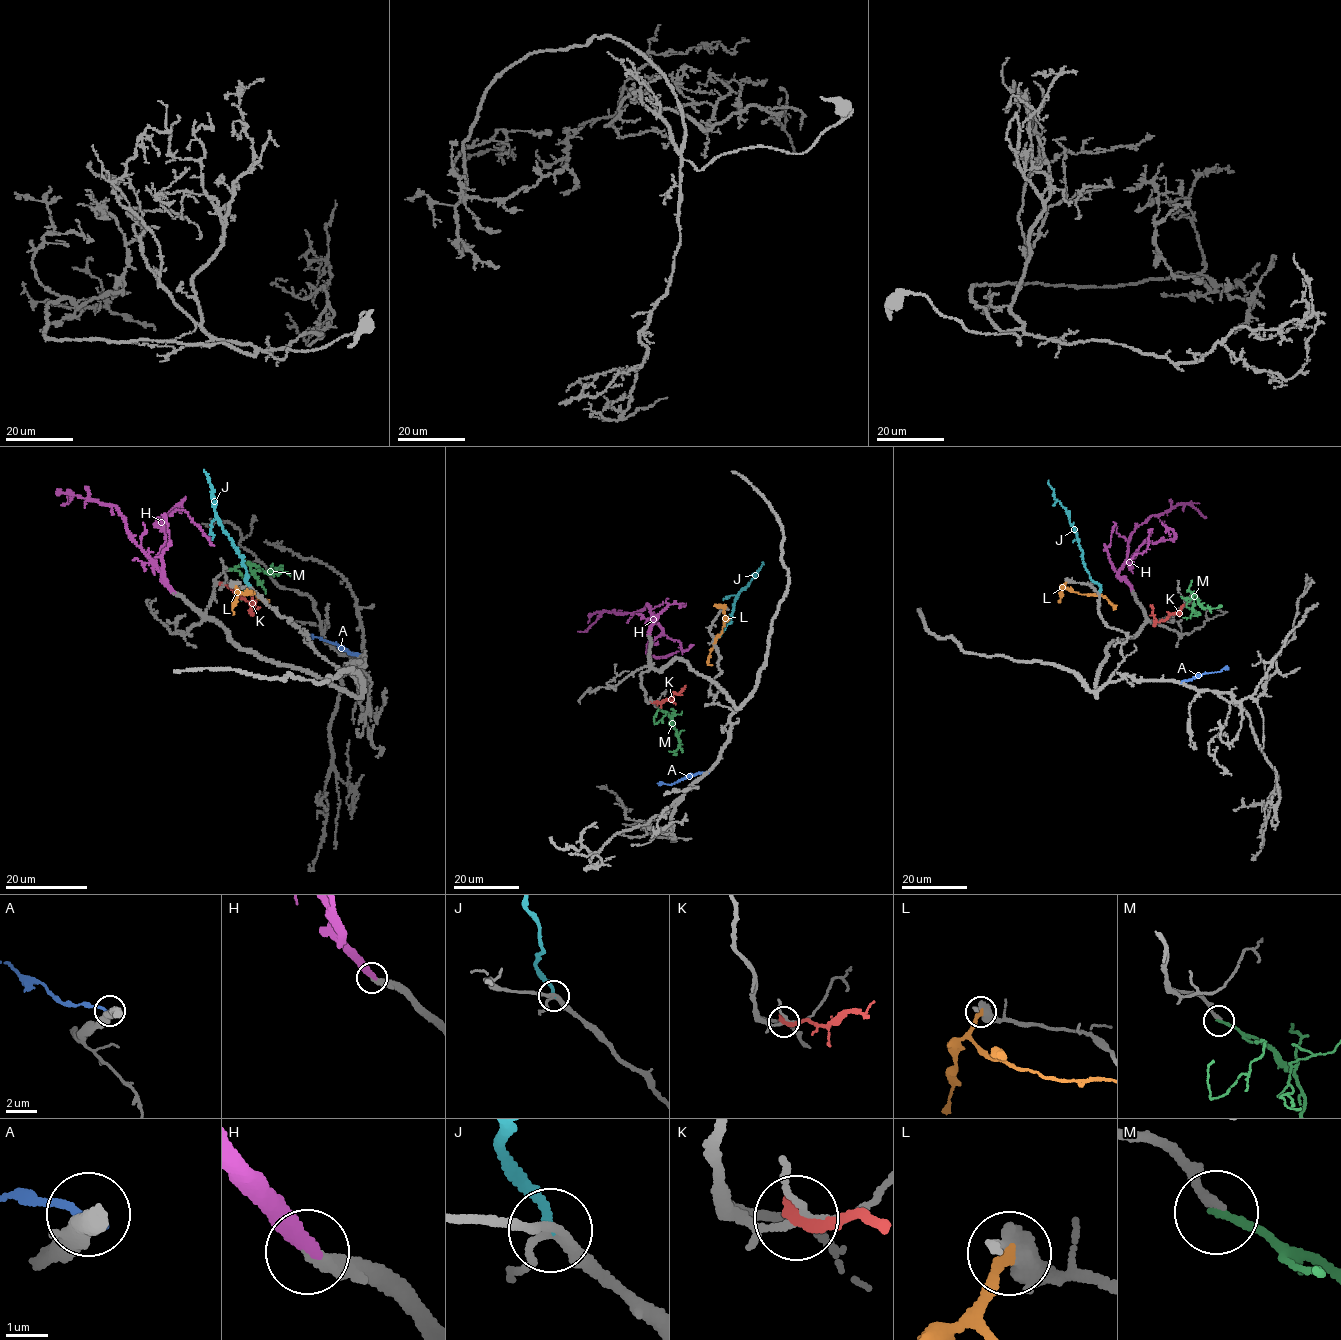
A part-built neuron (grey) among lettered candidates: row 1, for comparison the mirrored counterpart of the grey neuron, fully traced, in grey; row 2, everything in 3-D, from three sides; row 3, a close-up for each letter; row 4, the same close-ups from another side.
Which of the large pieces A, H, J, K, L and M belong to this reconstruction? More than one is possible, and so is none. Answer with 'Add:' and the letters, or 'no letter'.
Add: H, J, M

